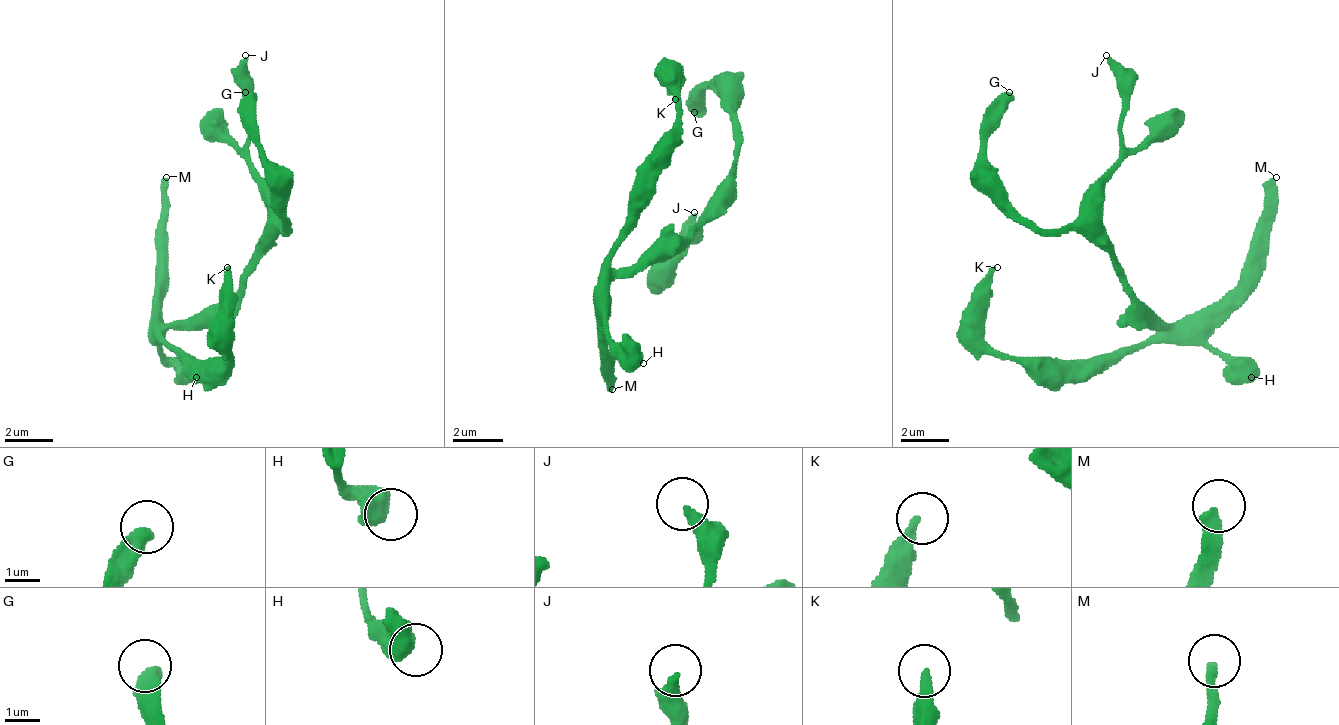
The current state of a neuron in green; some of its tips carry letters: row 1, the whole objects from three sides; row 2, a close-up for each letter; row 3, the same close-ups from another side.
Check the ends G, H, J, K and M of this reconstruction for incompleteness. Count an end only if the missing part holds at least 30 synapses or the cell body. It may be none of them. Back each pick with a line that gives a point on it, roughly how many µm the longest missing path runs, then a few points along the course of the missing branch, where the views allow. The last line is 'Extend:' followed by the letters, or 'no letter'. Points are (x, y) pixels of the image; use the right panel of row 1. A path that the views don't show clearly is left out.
M: (1276, 177) | 180 µm
Extend: M

